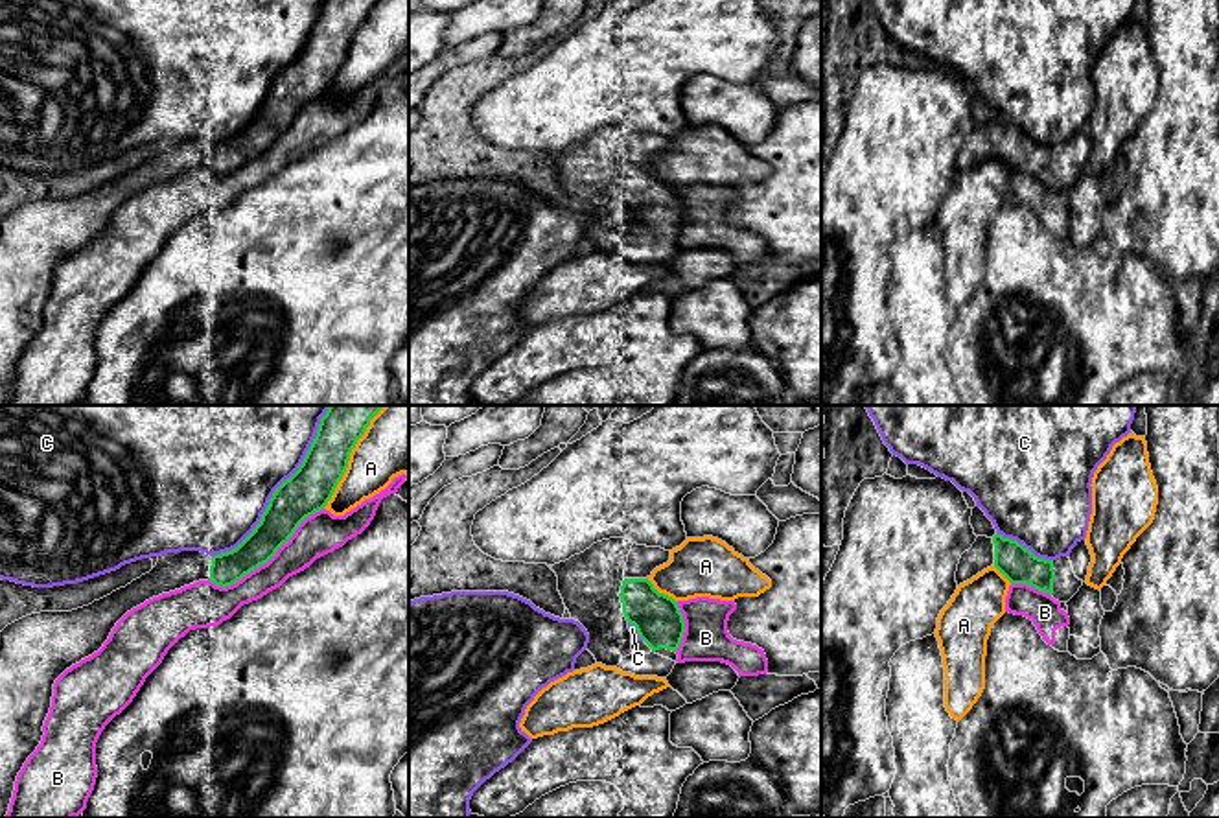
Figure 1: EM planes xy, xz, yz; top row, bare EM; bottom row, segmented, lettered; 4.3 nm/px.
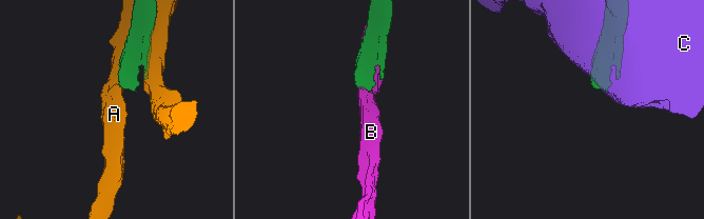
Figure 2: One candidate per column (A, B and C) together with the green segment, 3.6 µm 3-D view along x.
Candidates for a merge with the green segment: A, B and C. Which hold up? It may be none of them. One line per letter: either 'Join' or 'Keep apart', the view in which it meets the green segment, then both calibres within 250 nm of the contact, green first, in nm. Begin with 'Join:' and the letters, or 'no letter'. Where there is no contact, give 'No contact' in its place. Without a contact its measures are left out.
Join: no letter
A: Keep apart. Touches green in xy. Thickness 200 nm (green) against 300 nm
B: Keep apart. Touches green in xy. Thickness 170 nm (green) against 180 nm
C: Keep apart. Touches green in xy. Thickness 200 nm (green) against 500 nm

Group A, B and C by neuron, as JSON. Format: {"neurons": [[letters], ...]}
{"neurons": [["A"], ["B"], ["C"]]}

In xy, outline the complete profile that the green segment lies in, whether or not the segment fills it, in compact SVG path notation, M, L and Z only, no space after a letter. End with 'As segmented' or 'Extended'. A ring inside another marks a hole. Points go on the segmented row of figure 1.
M330 405L302 464L236 549L214 556L166 553L149 573L88 606L31 614L0 632L0 818L18 772L42 741L55 680L98 652L116 623L145 601L199 580L226 588L267 564L306 518L328 505L352 450L383 407Z. Extended

